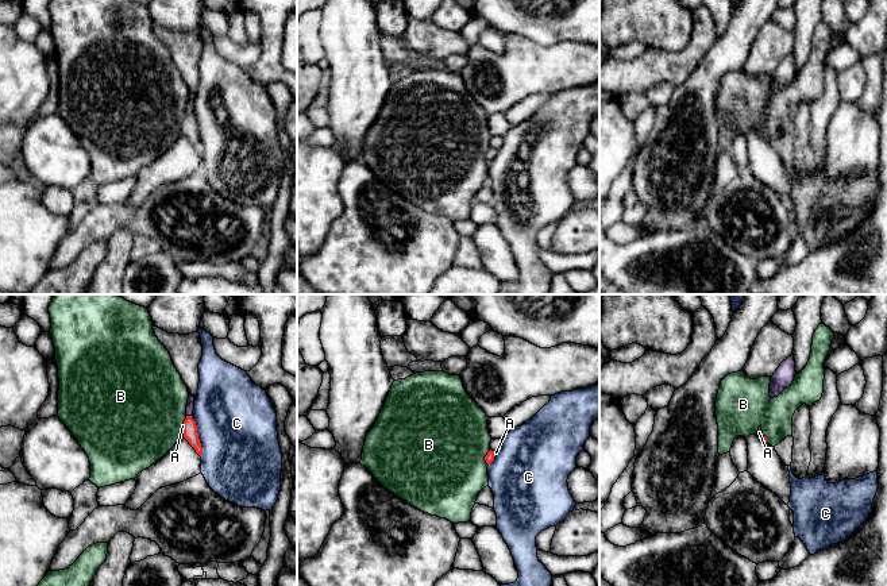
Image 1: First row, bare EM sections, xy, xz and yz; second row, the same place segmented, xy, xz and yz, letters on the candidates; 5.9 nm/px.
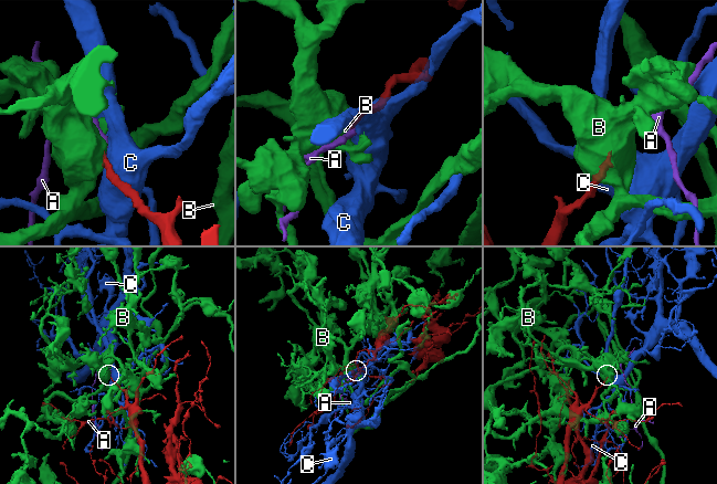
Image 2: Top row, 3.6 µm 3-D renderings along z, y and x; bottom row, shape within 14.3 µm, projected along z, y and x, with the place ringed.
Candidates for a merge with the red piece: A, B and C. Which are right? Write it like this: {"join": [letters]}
{"join": ["A"]}

